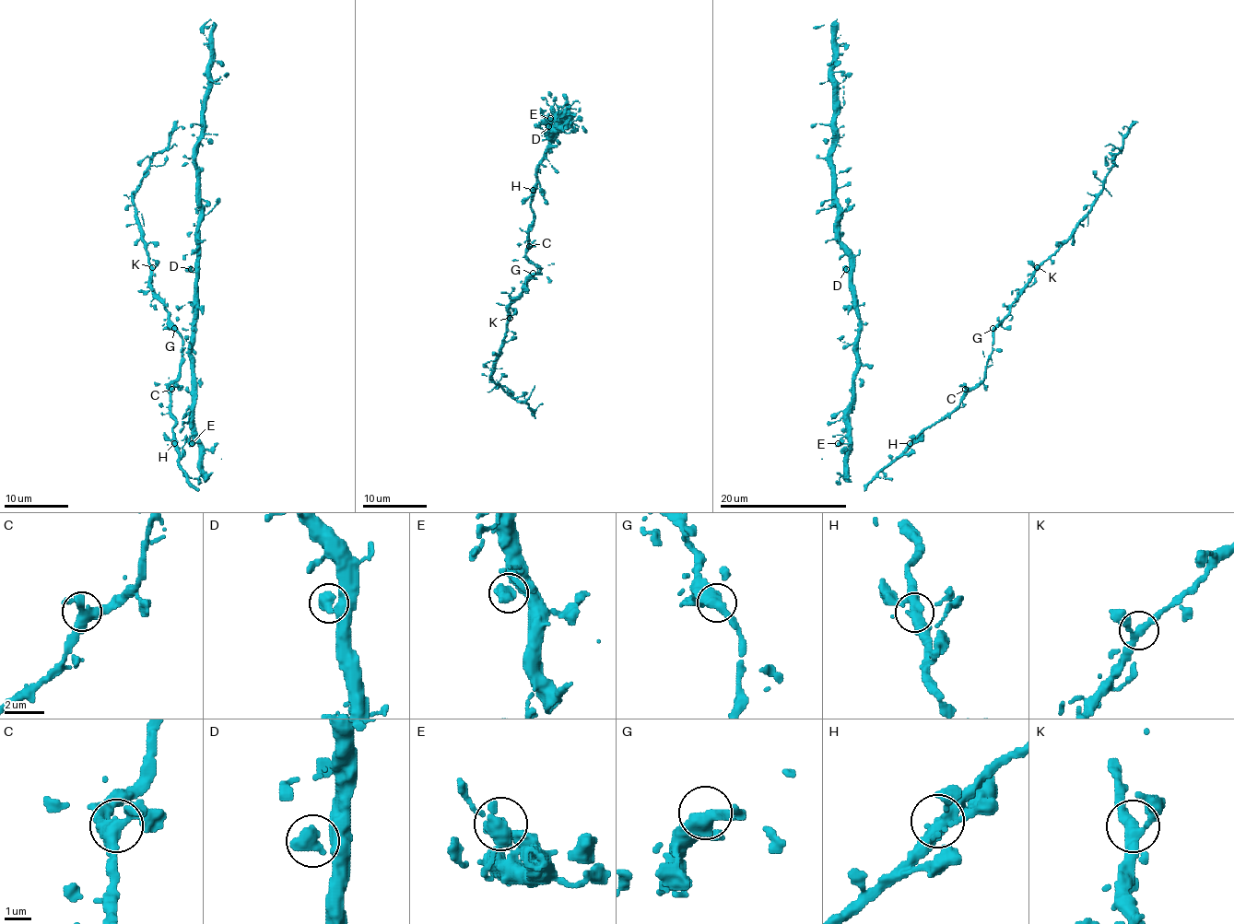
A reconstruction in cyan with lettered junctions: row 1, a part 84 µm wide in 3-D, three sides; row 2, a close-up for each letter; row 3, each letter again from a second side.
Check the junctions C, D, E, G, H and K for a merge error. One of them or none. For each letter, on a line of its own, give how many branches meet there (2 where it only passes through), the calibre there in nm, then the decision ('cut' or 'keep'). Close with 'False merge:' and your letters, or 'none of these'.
C: branches 3; calibre 360 nm; keep
D: branches 1; calibre 550 nm; keep
E: branches 2; calibre 380 nm; keep
G: branches 2; calibre 500 nm; keep
H: branches 3; calibre 360 nm; keep
K: branches 3; calibre 340 nm; keep
False merge: none of these

